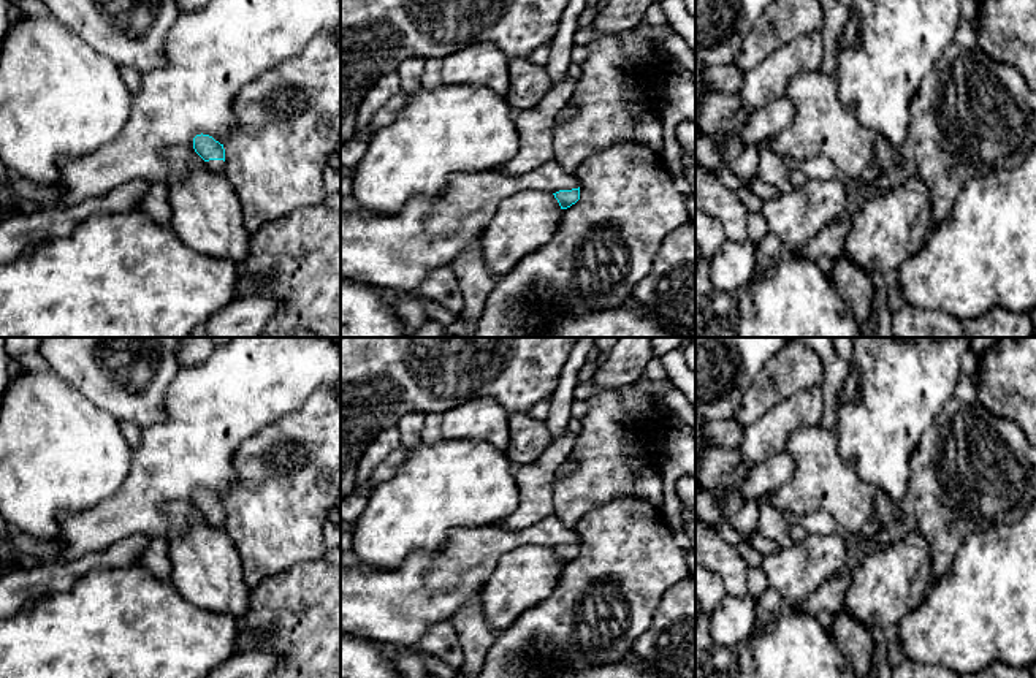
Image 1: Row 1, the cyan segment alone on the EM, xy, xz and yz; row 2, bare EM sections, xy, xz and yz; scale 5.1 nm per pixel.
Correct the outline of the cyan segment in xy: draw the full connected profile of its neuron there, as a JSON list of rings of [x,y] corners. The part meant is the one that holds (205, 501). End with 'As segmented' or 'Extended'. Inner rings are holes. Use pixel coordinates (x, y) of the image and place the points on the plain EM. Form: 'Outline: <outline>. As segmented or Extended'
Outline: [[[196,489],[193,493],[195,507],[206,516],[208,523],[214,528],[223,528],[225,504],[223,499],[209,489]]]. Extended

